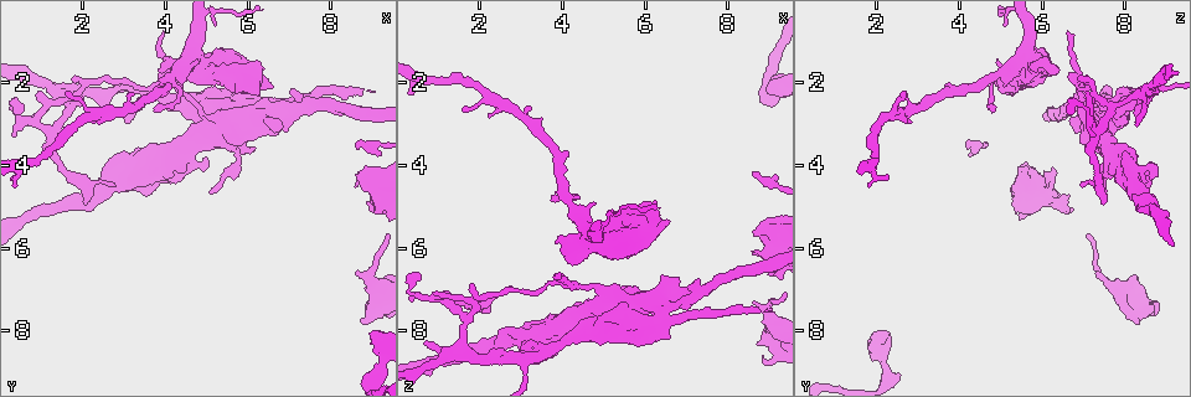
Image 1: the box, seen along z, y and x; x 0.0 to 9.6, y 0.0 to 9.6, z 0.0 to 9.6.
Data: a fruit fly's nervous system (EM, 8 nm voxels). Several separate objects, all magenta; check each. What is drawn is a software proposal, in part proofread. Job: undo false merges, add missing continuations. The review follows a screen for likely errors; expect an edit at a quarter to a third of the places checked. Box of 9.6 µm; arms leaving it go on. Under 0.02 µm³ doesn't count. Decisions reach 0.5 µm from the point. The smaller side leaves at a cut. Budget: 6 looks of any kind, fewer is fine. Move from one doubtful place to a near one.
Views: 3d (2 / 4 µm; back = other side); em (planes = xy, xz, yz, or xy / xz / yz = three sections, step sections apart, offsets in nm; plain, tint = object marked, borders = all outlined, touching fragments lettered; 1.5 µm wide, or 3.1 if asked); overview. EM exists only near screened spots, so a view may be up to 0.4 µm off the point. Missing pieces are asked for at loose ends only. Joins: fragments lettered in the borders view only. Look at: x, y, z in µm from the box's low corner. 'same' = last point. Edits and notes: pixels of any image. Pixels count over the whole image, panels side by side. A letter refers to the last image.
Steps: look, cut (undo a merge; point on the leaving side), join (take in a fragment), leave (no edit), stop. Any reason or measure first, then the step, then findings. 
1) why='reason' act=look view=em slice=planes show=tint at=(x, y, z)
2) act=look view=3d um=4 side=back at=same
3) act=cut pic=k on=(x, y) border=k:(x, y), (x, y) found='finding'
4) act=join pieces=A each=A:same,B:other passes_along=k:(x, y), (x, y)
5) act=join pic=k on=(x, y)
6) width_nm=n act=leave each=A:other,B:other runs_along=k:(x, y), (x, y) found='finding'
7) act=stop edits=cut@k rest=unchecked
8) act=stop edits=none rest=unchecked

why='branch stops here' act=look view=em slice=xz step=8 show=borders at=(8.90, 7.65, 8.65)

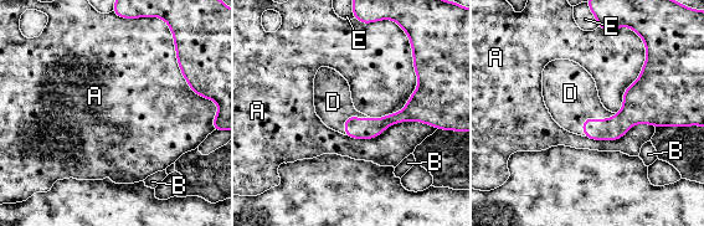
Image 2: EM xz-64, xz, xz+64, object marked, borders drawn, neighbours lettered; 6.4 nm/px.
act=join pieces=D each=A:other,B:other,D:same,E:other passes_along=2:(601, 129), (591, 119), (570, 93) found='it goes on there'

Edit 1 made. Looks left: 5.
why='thin end' act=look view=3d um=4 at=(0.70, 3.05, 8.25)

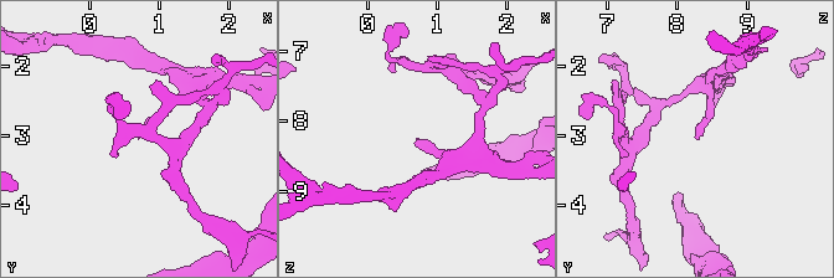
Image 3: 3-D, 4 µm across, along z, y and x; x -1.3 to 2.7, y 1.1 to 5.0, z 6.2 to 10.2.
why='shape alone is not enough' act=look view=em slice=xy step=4 show=tint at=(0.70, 3.05, 8.25)

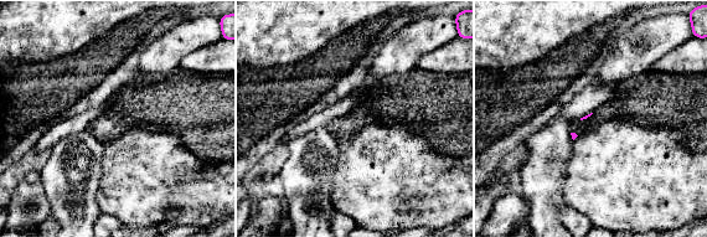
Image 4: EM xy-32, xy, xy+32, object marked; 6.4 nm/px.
why='cut it another way' act=look view=em slice=planes show=borders at=same

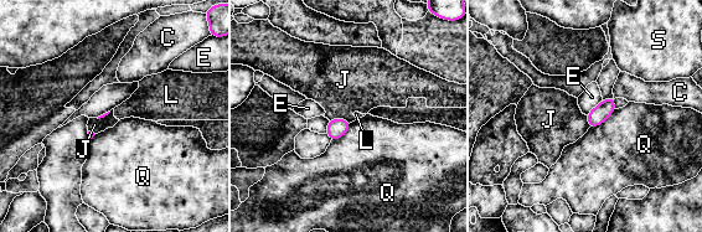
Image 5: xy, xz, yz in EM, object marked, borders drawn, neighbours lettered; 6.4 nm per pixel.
act=leave each=C:other,E:other,J:other,L:other,Q:other,S:other found='none of them fits'

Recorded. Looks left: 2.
why='an open end' act=look view=3d um=2 at=(2.85, 3.75, 8.00)

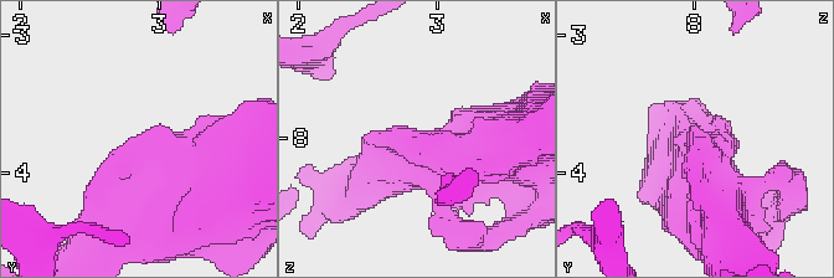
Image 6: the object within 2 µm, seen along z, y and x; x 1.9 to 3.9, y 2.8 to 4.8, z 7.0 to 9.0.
why='need the tissue' act=look view=em slice=planes show=borders at=(2.82, 3.74, 8.02)

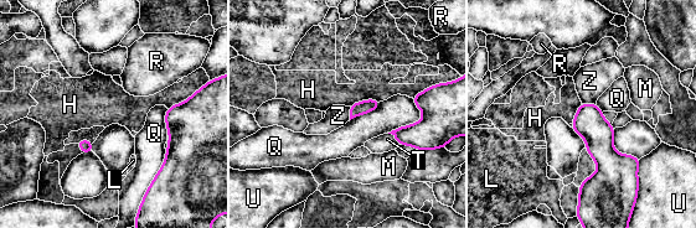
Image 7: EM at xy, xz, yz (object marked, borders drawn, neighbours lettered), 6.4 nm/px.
act=leave each=H:other,L:other,M:other,Q:other,R:other,T:other,U:other,Z:other found='no lettered fragment goes on from it'

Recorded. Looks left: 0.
act=stop edits=join@2 rest=unchecked

